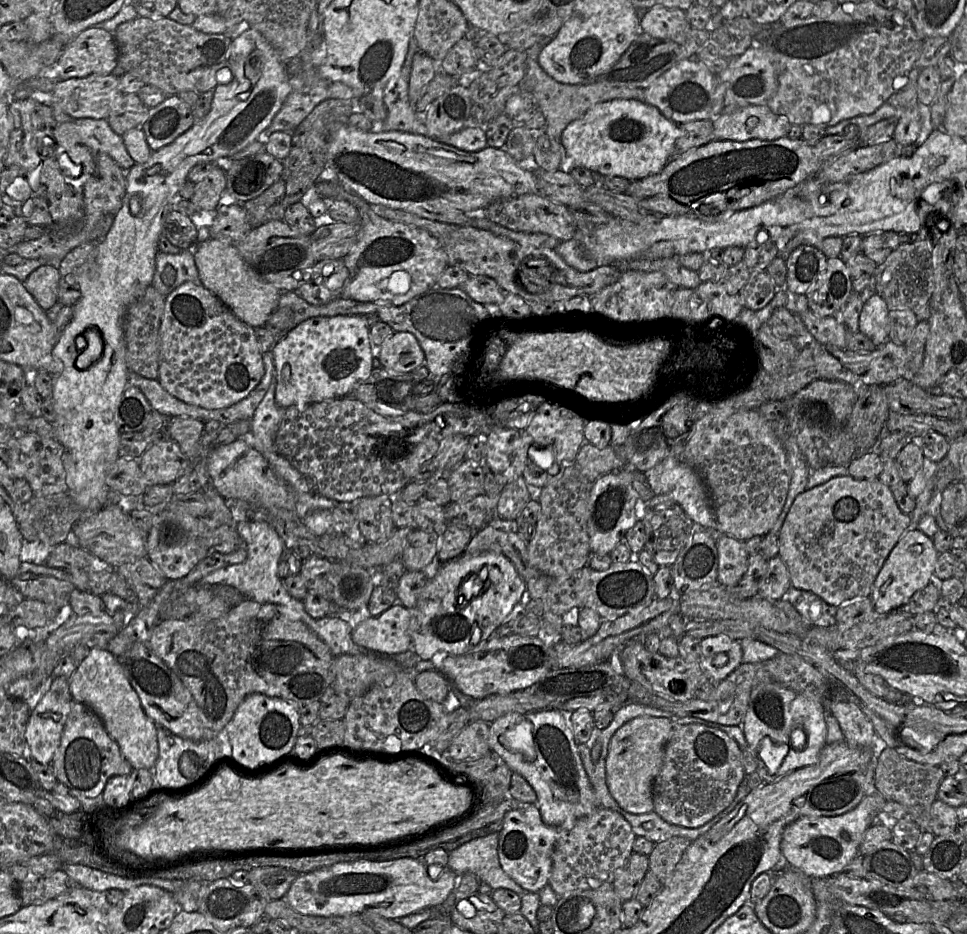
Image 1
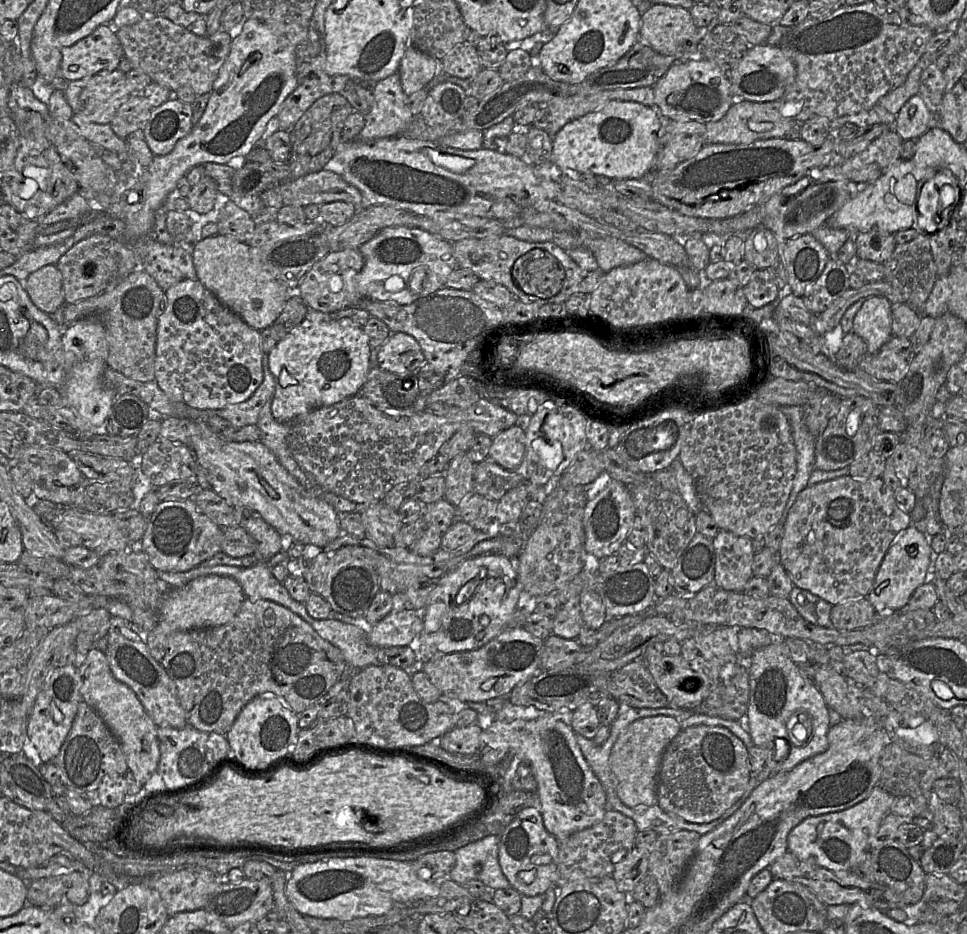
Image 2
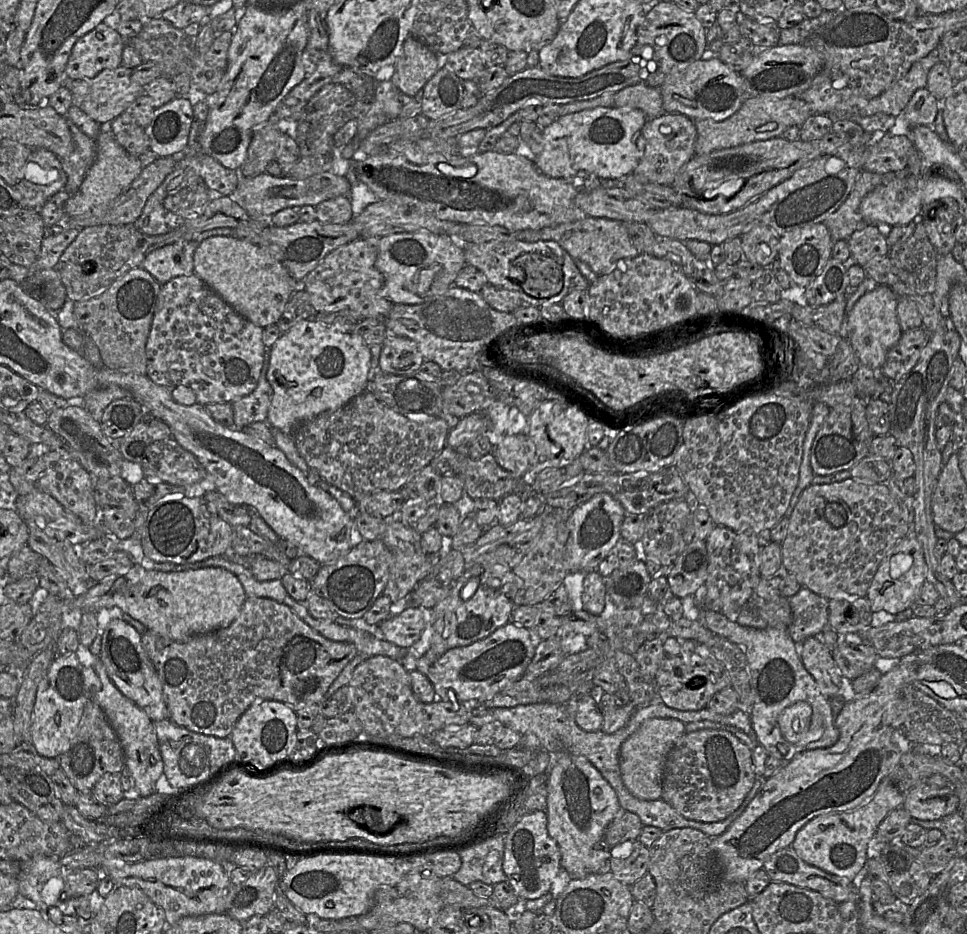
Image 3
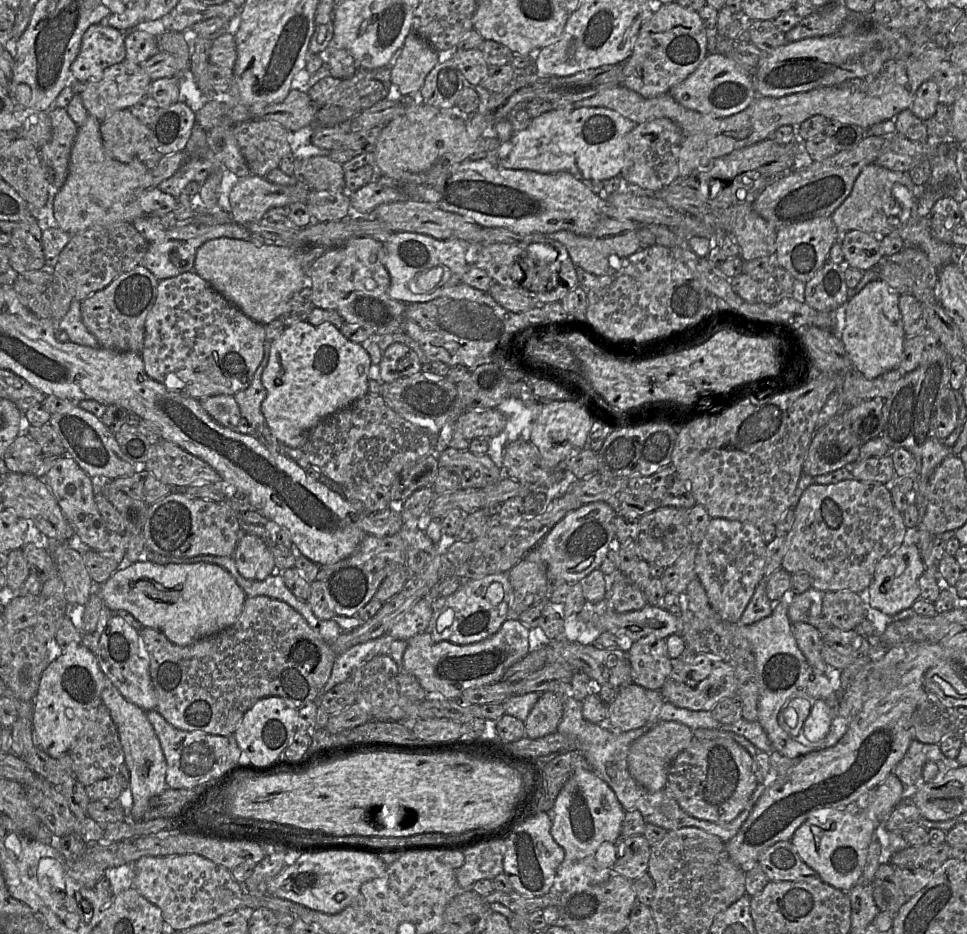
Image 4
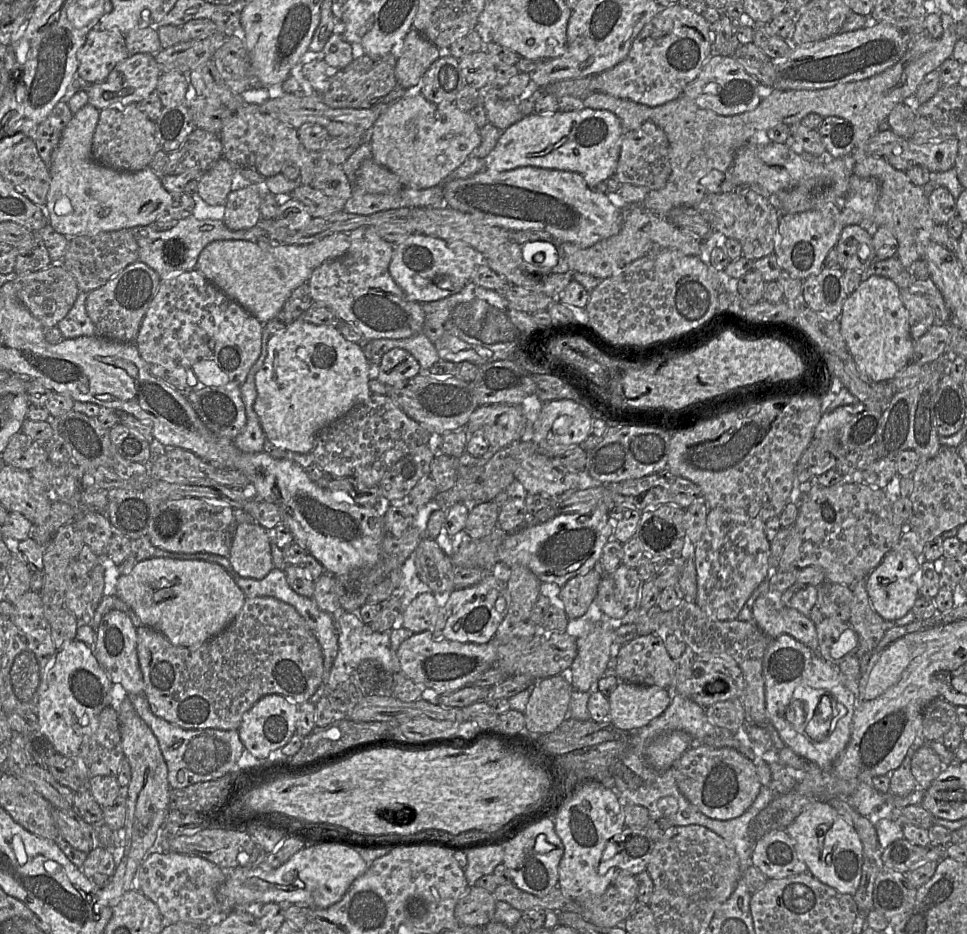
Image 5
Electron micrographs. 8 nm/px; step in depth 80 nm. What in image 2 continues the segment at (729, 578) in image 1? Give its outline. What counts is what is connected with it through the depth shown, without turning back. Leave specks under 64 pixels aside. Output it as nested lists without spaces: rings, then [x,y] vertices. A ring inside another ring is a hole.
[[[720,530],[712,539],[712,543],[716,558],[713,583],[727,591],[744,592],[746,583],[753,576],[752,563],[755,552],[752,548],[752,539]]]

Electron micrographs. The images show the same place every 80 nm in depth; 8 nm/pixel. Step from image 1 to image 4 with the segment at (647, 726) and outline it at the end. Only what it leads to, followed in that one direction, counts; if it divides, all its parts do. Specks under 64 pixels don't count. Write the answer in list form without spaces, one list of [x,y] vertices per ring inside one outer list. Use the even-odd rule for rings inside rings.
[[[675,721],[660,722],[631,744],[627,758],[631,776],[648,791],[663,790],[667,784],[668,771],[672,762],[690,745],[693,738],[693,731],[685,724]]]

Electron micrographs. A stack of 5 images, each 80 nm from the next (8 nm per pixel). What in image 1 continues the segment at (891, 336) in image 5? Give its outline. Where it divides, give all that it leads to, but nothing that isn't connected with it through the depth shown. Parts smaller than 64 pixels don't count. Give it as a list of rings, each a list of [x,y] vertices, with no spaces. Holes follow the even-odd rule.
[[[878,294],[866,299],[859,315],[859,331],[871,339],[876,347],[889,340],[889,309]]]

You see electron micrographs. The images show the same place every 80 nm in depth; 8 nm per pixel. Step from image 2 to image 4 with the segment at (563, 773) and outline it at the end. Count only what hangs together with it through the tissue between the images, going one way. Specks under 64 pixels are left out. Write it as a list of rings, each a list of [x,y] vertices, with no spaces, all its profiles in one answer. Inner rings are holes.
[[[590,767],[577,768],[570,775],[554,807],[548,811],[552,820],[551,835],[564,849],[565,857],[557,870],[567,893],[606,882],[615,873],[616,841],[621,835],[625,810],[612,788]]]

